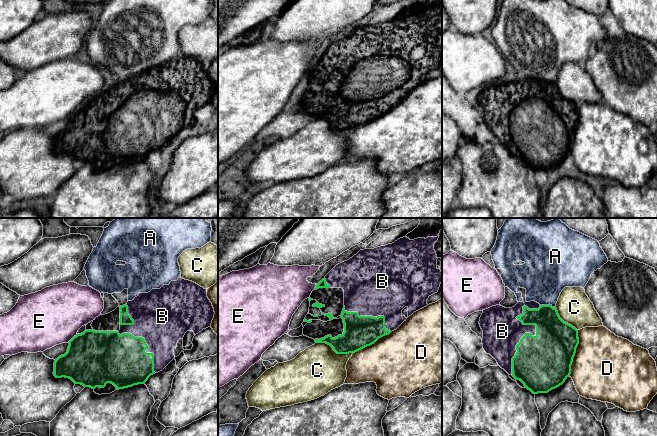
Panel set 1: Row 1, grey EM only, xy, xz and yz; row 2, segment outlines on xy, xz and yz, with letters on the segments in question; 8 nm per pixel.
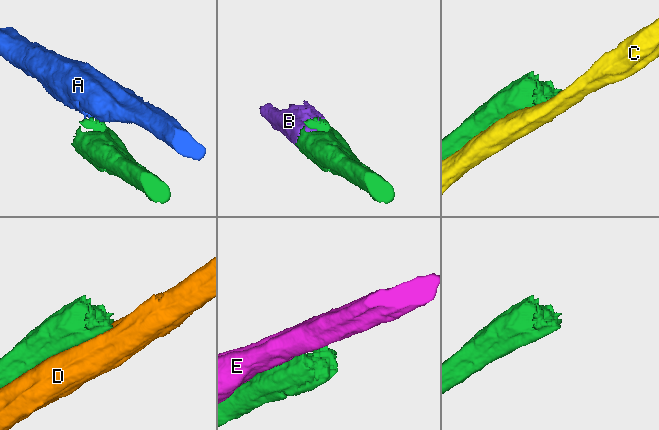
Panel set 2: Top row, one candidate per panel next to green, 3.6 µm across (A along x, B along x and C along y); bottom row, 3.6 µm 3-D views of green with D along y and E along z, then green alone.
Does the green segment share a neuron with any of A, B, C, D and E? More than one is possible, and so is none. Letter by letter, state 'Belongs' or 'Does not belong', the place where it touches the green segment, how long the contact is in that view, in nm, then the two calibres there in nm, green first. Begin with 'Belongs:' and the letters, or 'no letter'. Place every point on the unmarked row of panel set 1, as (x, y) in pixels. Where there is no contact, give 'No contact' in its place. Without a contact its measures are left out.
Belongs: B
A: Does not belong. Touches green at yz (546, 81). Shared border 110 nm. Thickness 280 nm (green) against 380 nm
B: Belongs. Touches green at yz (536, 107). Shared border 600 nm. Thickness 440 nm (green) against 280 nm
C: Does not belong. Touches green at xz (334, 126). Shared border 300 nm. Thickness 260 nm (green) against 380 nm
D: Does not belong. Touches green at yz (575, 128). Shared border 380 nm. Thickness 420 nm (green) against 500 nm
E: Does not belong. Touches green at xy (73, 113). Shared border 110 nm. Thickness 440 nm (green) against 460 nm

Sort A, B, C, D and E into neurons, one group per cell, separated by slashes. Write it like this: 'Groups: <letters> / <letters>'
Groups: A / B / C / D / E

